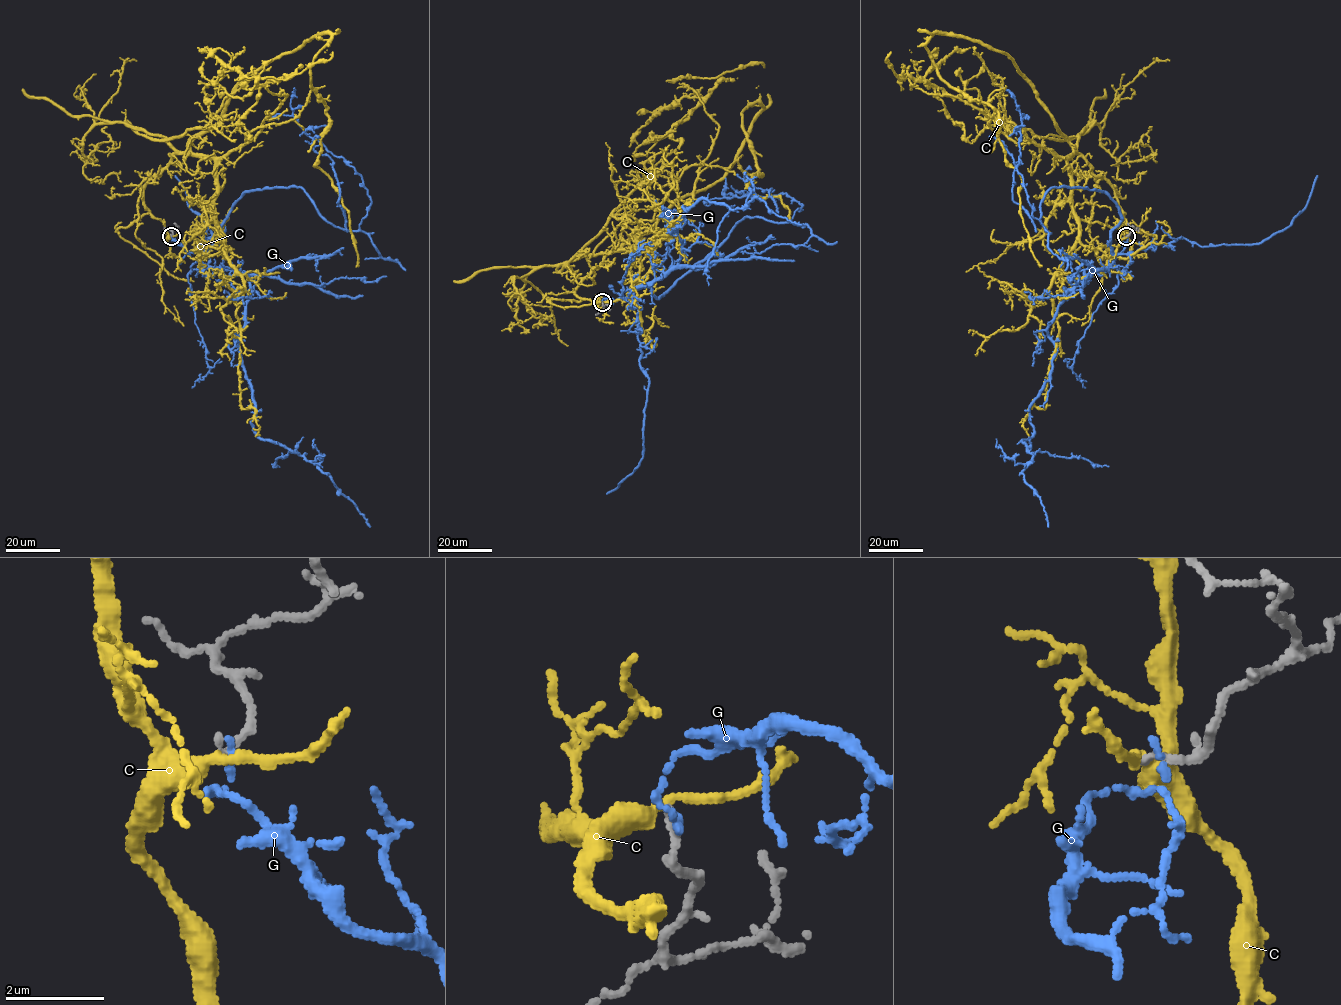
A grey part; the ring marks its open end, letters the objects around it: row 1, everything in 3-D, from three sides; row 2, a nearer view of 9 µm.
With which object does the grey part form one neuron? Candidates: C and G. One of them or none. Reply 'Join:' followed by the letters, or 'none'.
Join: none

